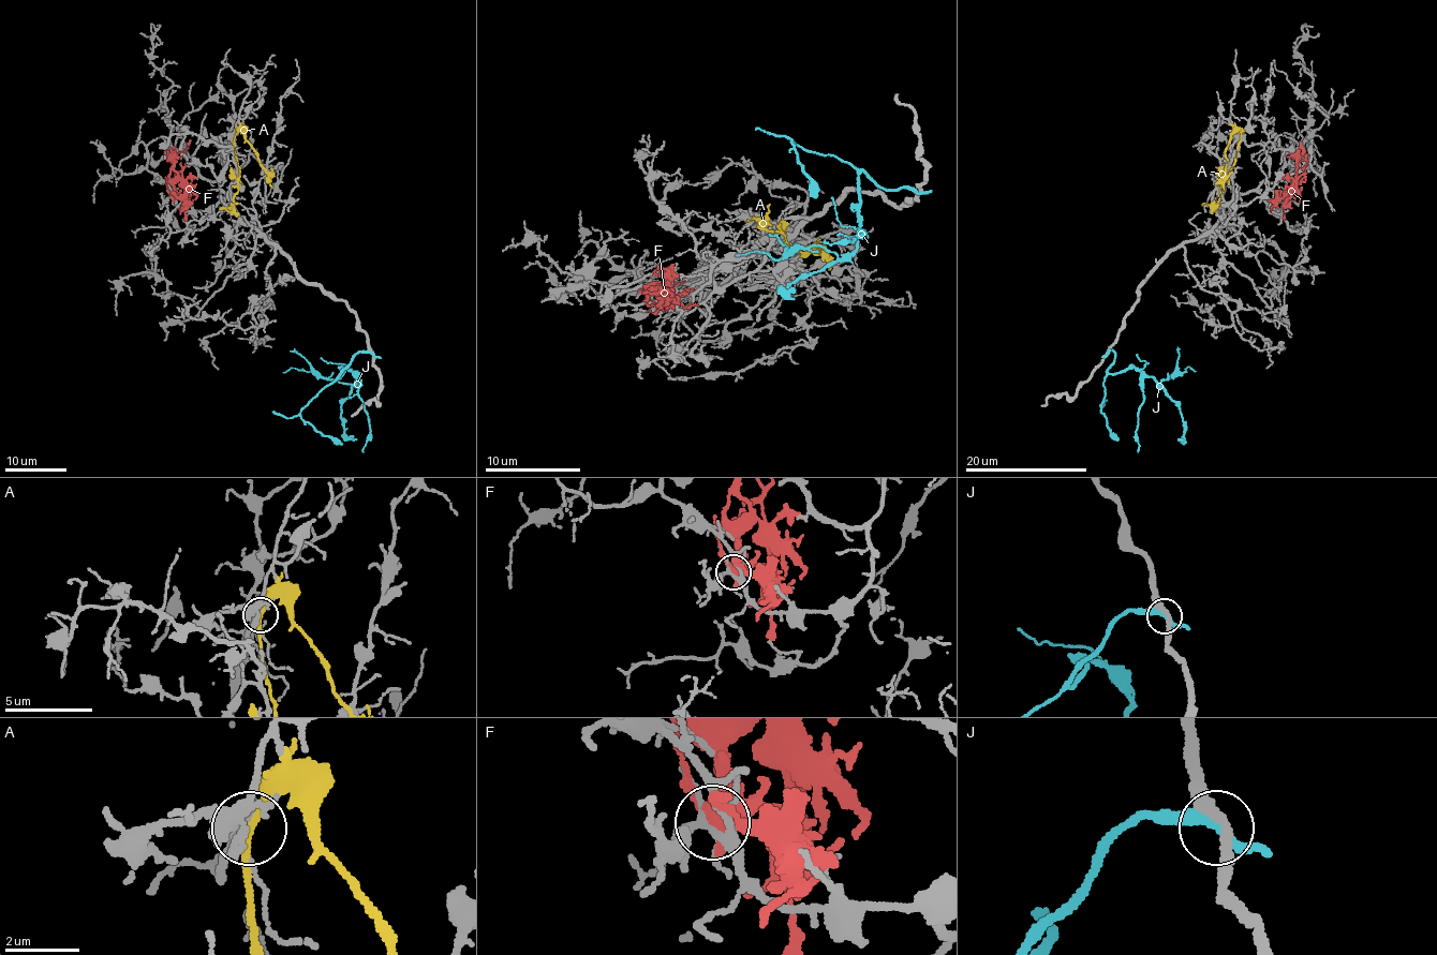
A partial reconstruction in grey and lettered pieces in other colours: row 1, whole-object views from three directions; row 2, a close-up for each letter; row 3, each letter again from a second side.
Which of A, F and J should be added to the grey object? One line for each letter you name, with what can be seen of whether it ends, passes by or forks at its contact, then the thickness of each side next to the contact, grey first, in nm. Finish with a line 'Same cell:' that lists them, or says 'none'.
Same cell: none

